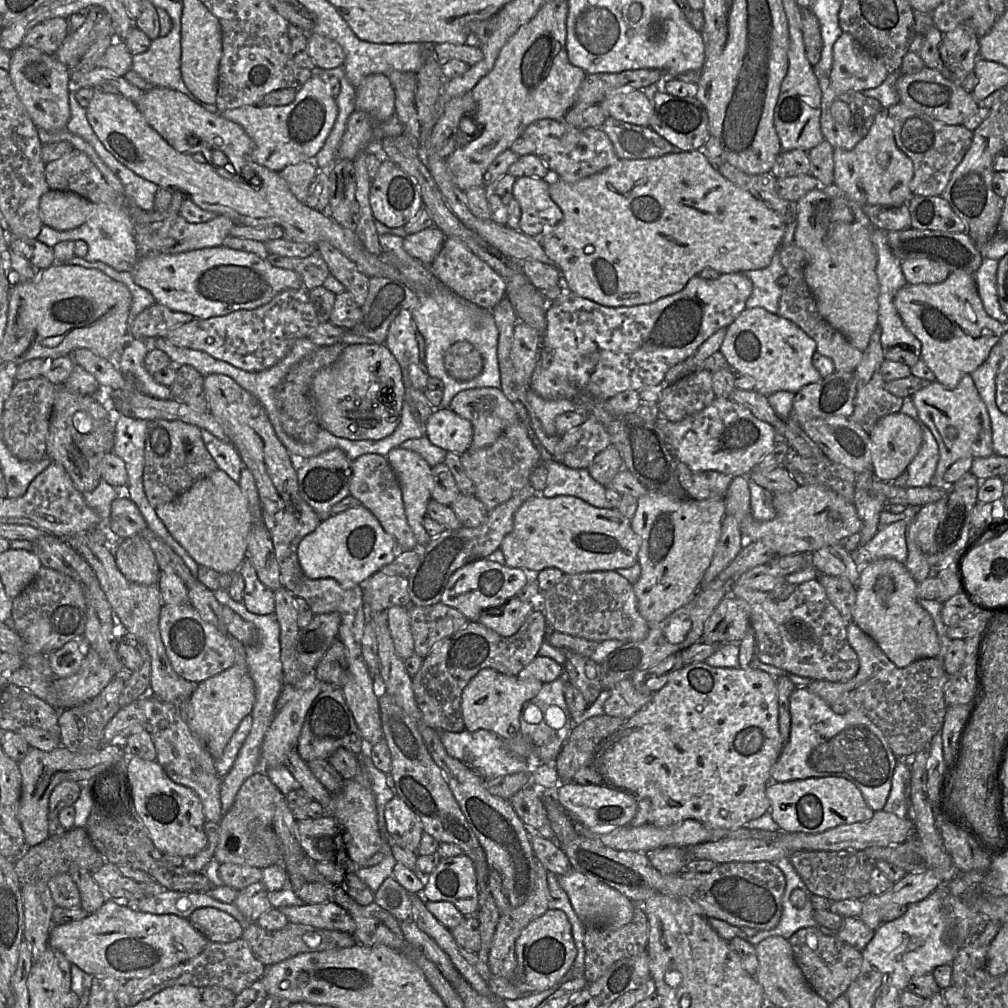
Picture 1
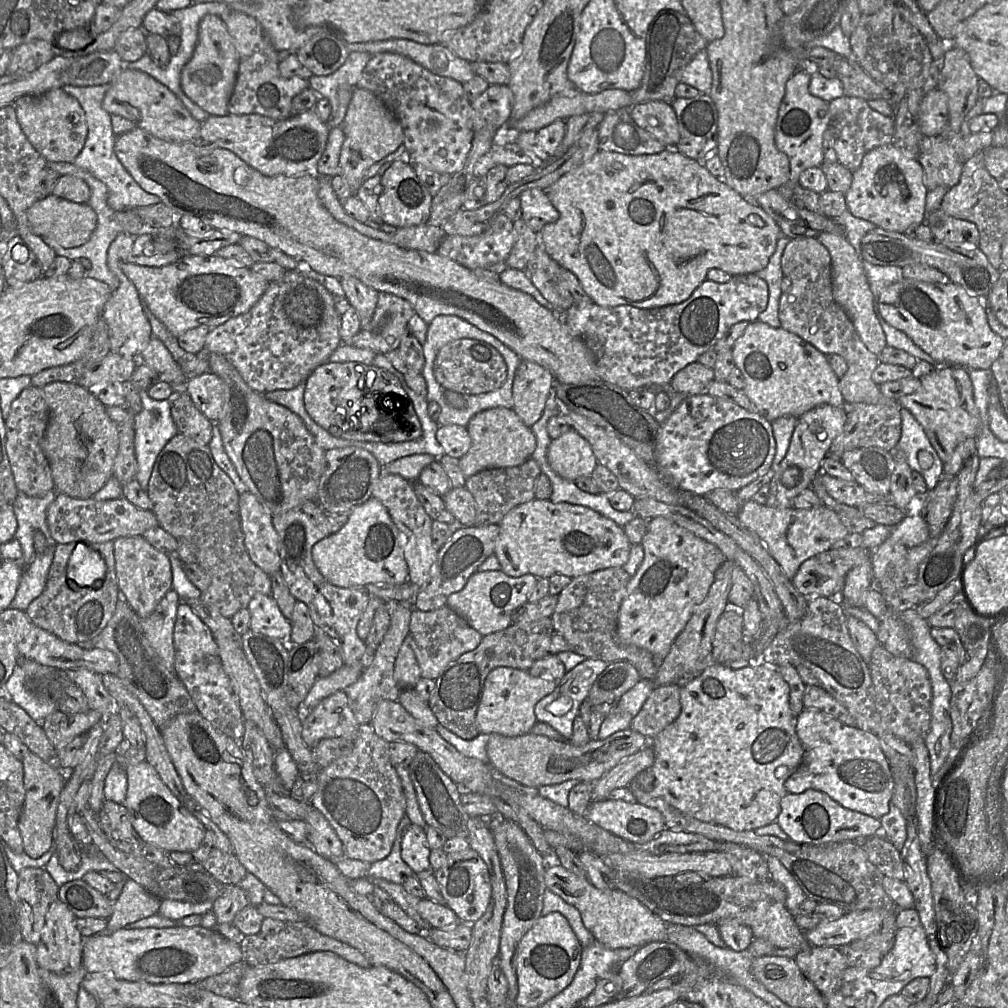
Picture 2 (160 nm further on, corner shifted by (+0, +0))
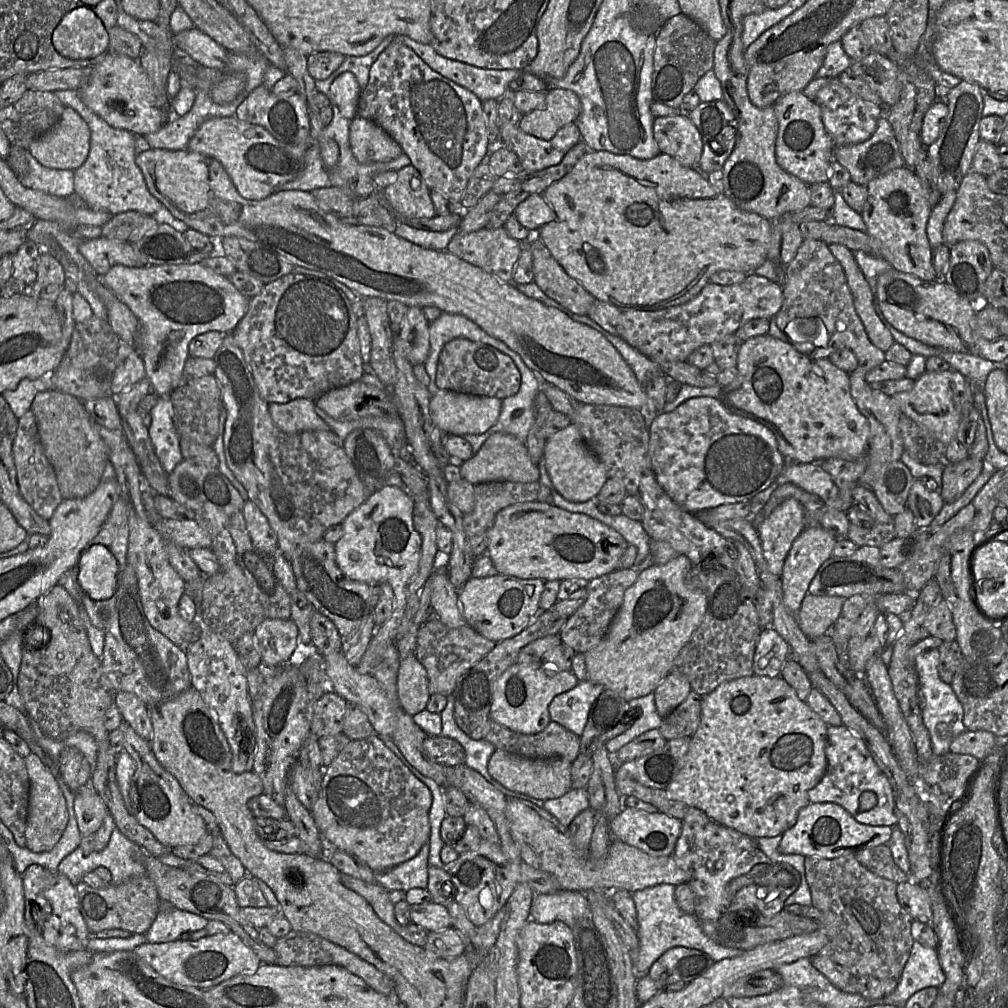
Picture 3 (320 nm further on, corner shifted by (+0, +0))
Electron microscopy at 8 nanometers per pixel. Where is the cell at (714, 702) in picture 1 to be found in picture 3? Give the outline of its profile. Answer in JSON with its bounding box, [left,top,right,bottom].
[665,675,829,839]

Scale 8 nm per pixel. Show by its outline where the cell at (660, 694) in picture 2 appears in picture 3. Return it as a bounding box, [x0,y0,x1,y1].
[658,690,702,740]

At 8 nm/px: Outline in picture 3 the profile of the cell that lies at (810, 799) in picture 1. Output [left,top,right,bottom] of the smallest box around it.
[779,802,892,859]

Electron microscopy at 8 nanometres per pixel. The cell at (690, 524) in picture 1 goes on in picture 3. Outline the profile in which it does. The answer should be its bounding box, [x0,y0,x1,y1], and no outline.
[584,554,706,701]

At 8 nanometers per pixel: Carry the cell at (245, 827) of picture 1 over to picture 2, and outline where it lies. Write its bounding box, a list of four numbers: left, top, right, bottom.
[202,847,249,885]

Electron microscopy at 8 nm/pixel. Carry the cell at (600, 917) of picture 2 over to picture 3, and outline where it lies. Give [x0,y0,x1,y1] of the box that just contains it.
[445,840,562,927]

